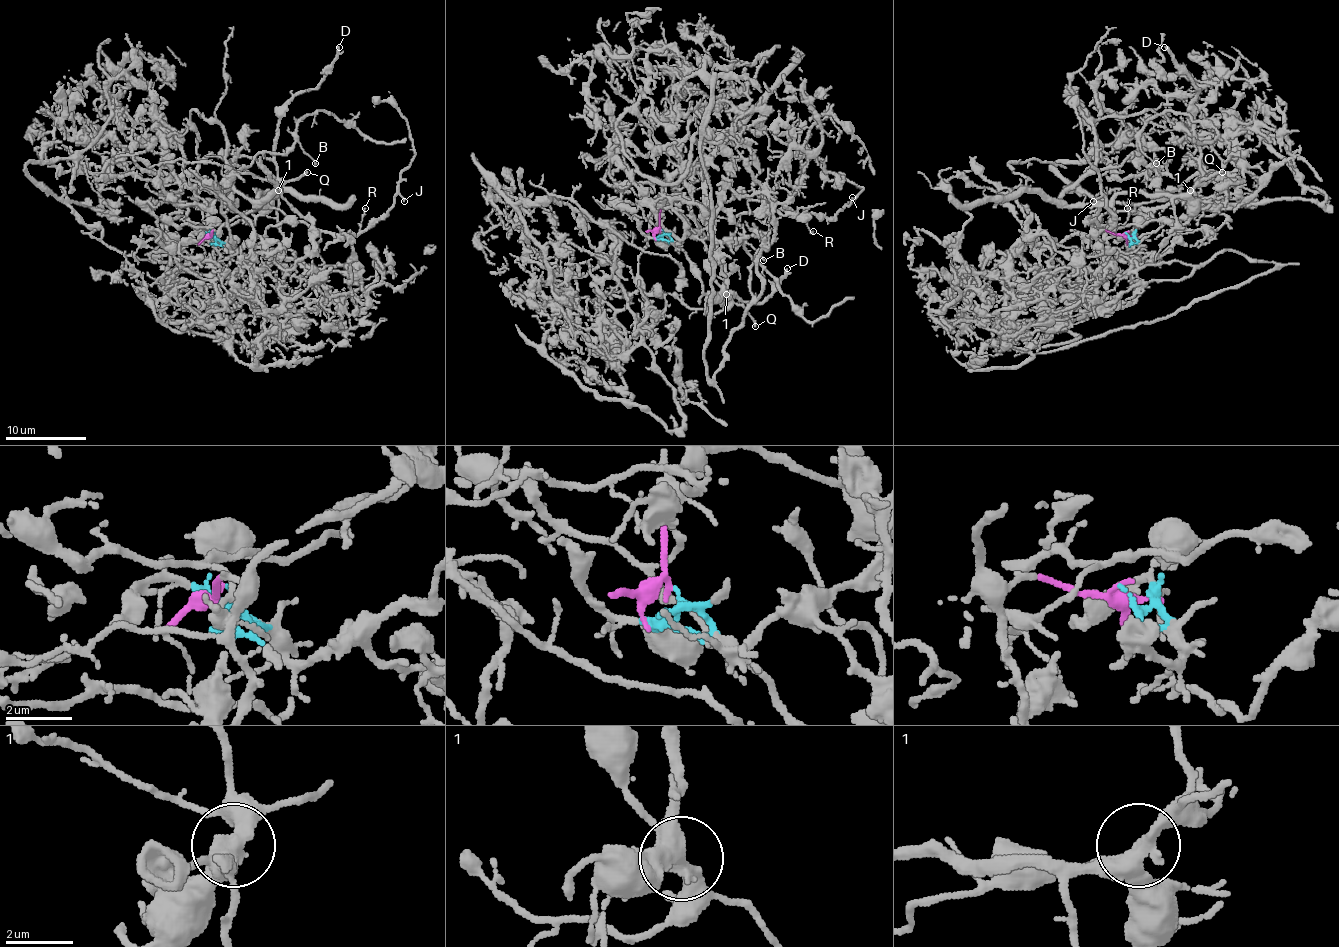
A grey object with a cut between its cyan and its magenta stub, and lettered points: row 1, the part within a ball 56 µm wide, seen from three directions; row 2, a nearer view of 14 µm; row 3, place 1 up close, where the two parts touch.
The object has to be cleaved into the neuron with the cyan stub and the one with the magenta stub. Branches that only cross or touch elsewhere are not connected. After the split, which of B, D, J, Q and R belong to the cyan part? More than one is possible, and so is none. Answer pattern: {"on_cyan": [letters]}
{"on_cyan": []}

